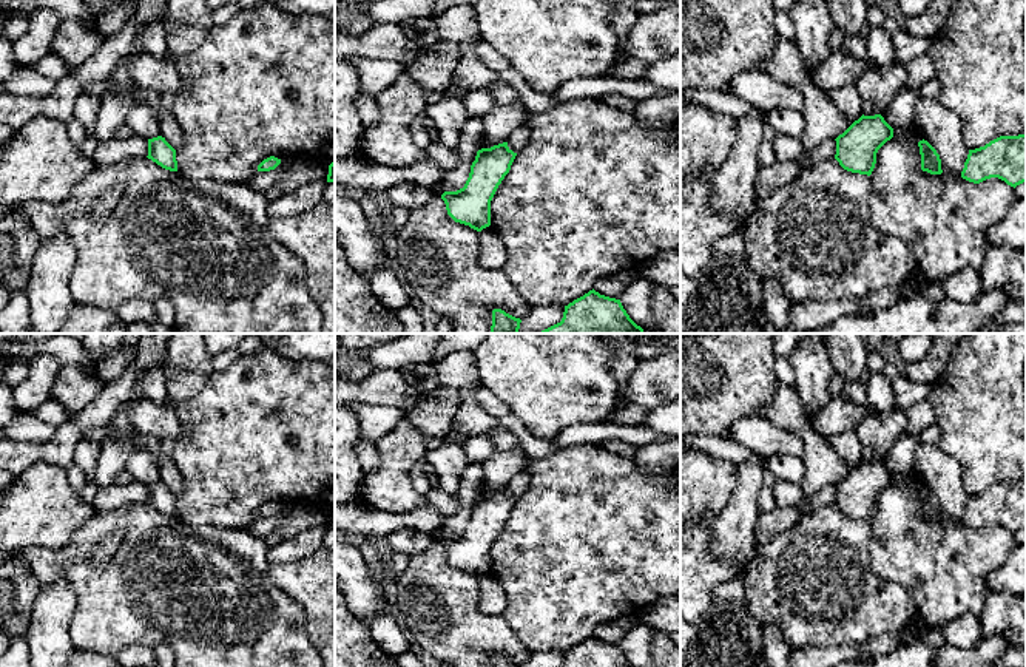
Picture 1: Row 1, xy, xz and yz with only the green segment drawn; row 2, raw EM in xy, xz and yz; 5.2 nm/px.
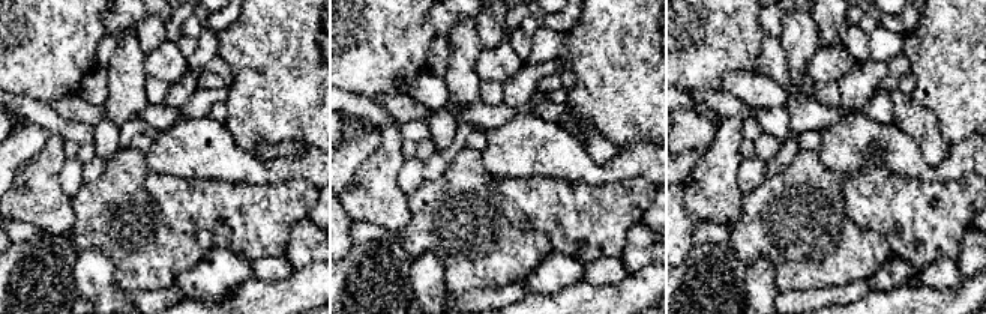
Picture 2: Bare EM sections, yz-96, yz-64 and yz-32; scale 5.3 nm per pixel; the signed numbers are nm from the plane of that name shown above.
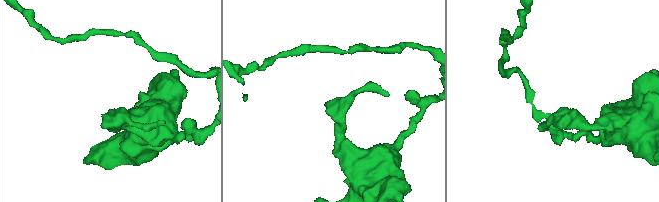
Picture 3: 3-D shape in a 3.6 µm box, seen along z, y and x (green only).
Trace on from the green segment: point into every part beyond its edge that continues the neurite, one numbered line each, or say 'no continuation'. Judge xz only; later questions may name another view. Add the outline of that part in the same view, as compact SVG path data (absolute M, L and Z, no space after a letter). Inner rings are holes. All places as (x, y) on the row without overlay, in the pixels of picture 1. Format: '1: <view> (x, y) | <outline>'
no continuation

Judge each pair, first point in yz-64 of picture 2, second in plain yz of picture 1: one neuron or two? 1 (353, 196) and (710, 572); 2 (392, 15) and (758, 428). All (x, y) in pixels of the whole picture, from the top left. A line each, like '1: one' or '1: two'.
1: two
2: two

